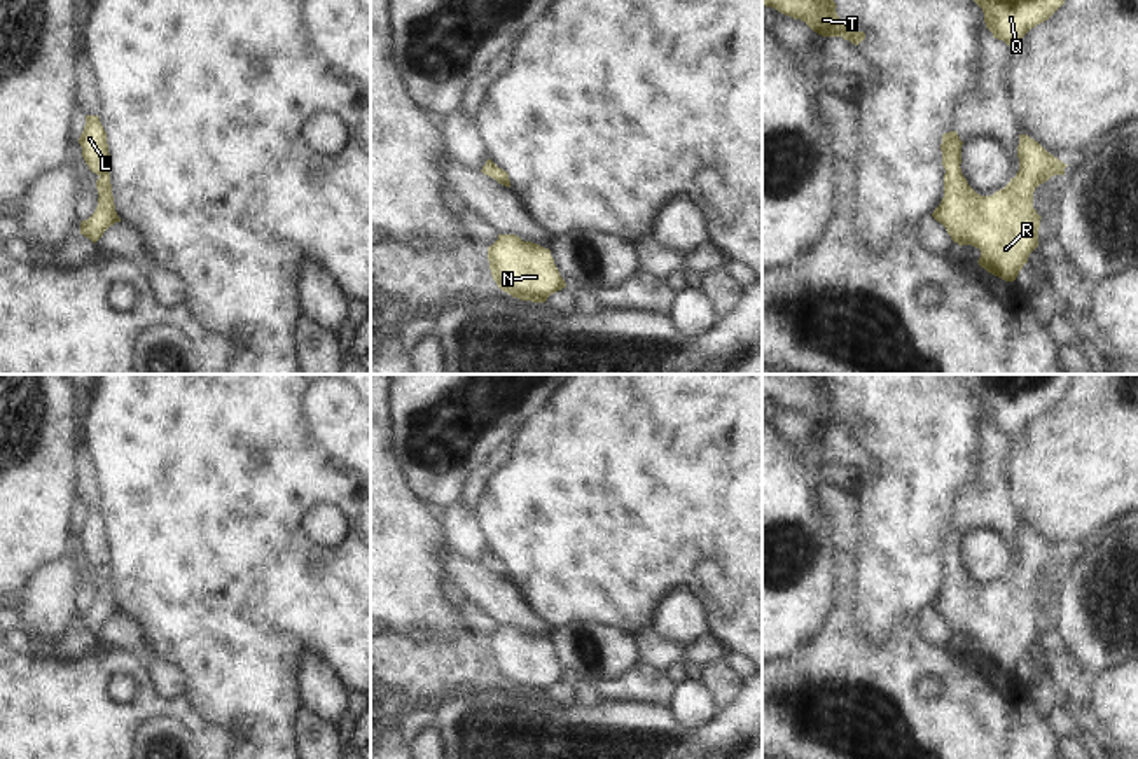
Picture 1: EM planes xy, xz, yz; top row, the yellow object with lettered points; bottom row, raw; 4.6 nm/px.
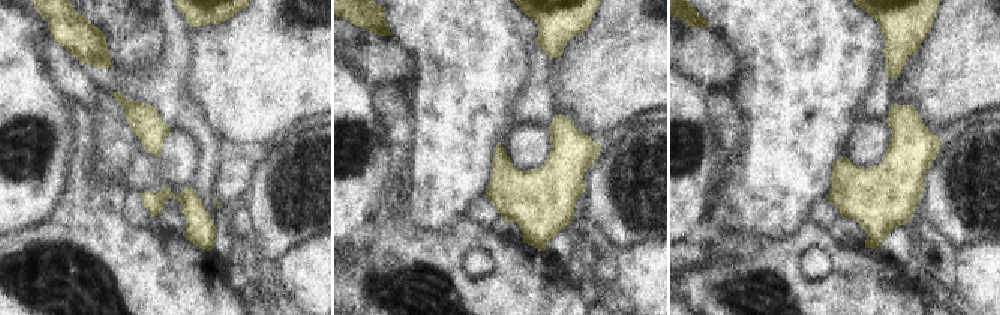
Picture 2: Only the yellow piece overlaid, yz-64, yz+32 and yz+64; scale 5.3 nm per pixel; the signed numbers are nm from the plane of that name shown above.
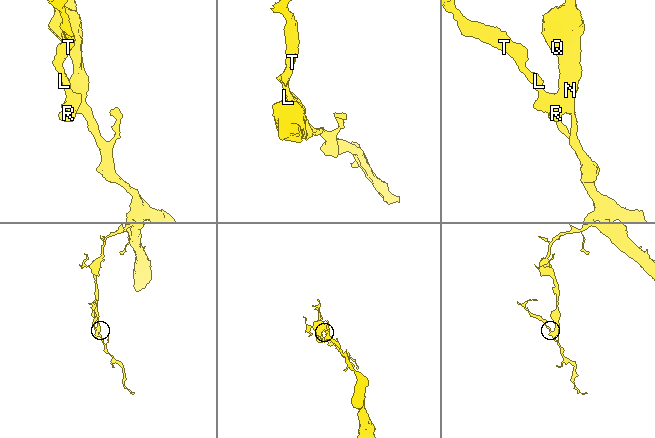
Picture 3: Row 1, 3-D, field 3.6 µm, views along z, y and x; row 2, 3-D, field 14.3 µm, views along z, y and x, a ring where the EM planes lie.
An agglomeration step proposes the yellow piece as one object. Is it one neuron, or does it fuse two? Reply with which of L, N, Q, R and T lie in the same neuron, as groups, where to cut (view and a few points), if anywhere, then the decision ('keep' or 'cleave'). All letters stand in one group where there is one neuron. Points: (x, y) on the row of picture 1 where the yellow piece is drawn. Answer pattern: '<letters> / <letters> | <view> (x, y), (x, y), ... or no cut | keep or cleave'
L N Q R T | no cut | keep

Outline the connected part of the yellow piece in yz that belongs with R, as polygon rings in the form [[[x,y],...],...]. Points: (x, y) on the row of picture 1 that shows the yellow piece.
[[[956,131],[942,135],[942,166],[944,198],[932,217],[940,222],[951,240],[961,245],[972,245],[981,250],[979,266],[988,273],[1014,282],[1028,262],[1030,254],[1038,247],[1040,215],[1033,208],[1035,189],[1054,175],[1065,175],[1065,164],[1049,154],[1038,142],[1028,135],[1019,135],[1017,157],[1019,171],[1010,182],[991,196],[977,194],[961,173],[961,145]]]

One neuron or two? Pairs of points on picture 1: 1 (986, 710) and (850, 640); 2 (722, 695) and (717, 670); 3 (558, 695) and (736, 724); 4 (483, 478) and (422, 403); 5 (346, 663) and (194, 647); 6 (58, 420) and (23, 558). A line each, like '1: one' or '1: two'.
1: one
2: one
3: two
4: two
5: one
6: one

